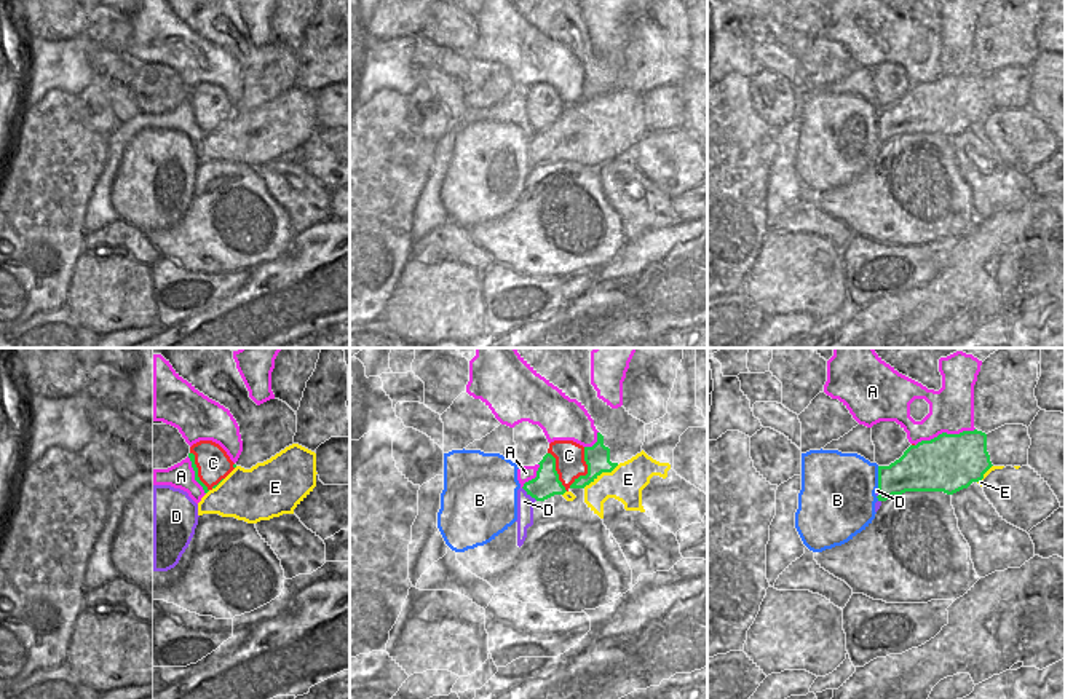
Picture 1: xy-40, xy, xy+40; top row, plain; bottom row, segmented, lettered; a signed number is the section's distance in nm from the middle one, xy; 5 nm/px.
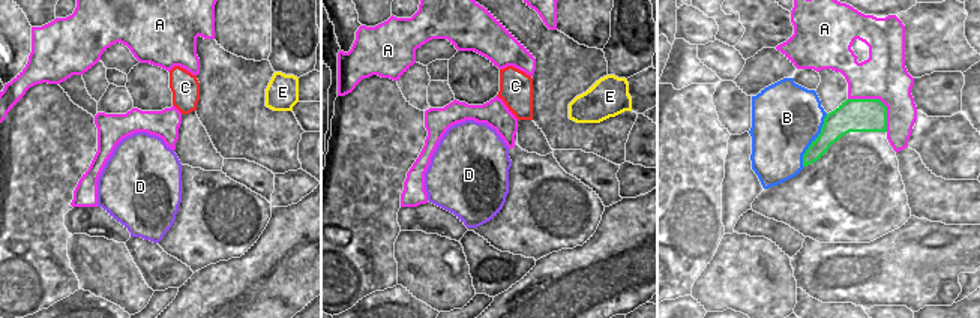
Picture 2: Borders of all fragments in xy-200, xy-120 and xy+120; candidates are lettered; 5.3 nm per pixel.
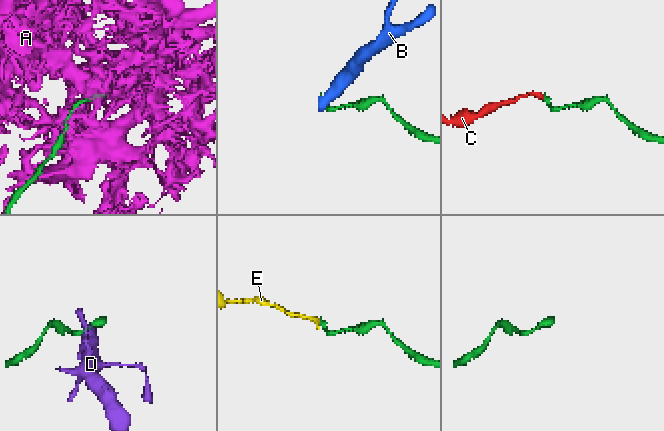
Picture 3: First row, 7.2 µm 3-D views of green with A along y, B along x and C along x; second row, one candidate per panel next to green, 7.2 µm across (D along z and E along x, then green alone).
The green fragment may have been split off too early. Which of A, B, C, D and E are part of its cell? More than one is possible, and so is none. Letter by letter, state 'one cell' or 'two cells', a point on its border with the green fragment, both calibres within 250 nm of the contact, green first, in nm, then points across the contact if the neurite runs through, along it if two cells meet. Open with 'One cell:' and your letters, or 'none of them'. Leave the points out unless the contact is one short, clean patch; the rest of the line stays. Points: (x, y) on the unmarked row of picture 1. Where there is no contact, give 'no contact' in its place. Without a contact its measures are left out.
One cell: E
A: two cells; contact xy+40 (944, 75); calibres 300 and 220 nm
B: two cells; contact xy+40 (878, 120); calibres 260 and 380 nm
C: two cells; contact xy (588, 112); calibres 130 and 150 nm; border xy (585, 90), (586, 115), (569, 130)
D: two cells; contact xy (530, 138); calibres 140 and 80 nm; border xy (522, 130), (537, 142)
E: one cell; contact xy (601, 115); calibres 130 and 180 nm; way xy (597, 99), (601, 115), (607, 122), (628, 122)

